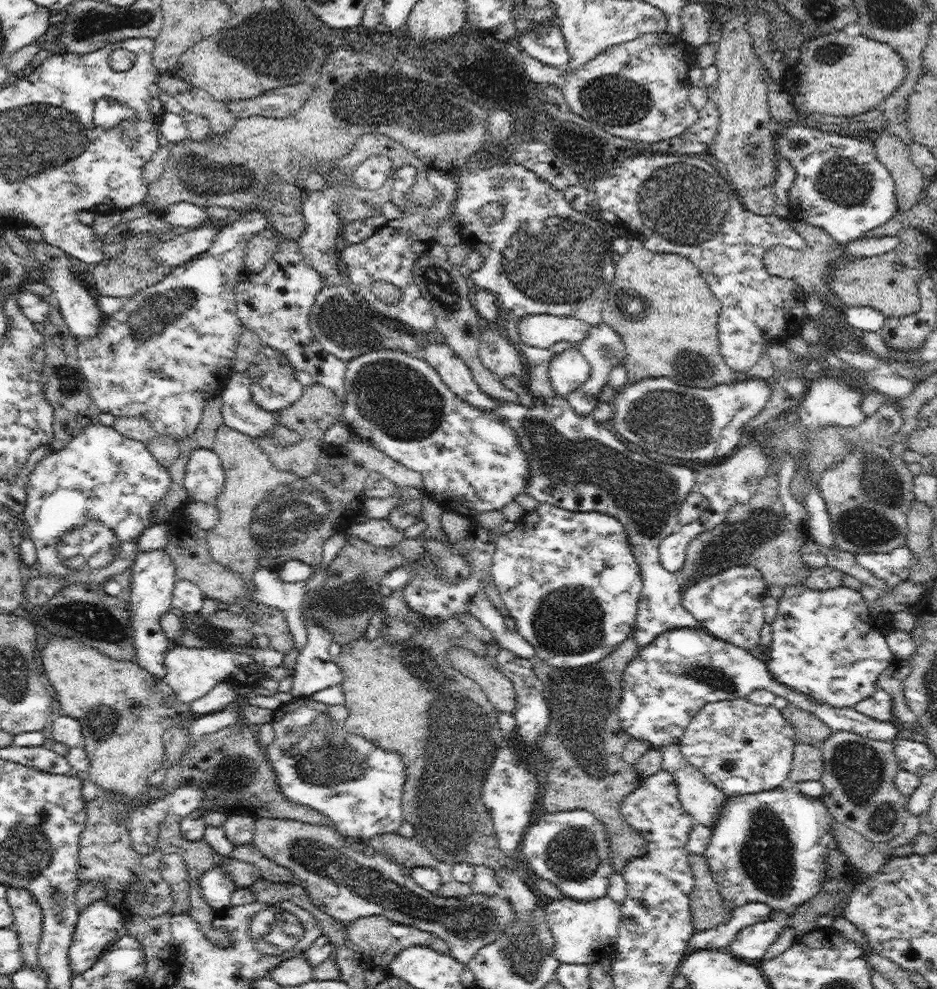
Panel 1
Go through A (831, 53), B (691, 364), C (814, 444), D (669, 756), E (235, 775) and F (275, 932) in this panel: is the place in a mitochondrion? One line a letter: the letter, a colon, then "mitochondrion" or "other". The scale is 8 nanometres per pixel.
A: mitochondrion
B: mitochondrion
C: mitochondrion
D: other
E: mitochondrion
F: mitochondrion

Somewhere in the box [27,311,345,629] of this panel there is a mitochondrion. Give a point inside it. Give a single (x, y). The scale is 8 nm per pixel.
(74, 540)

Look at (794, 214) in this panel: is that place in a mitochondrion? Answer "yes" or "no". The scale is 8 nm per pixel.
no

